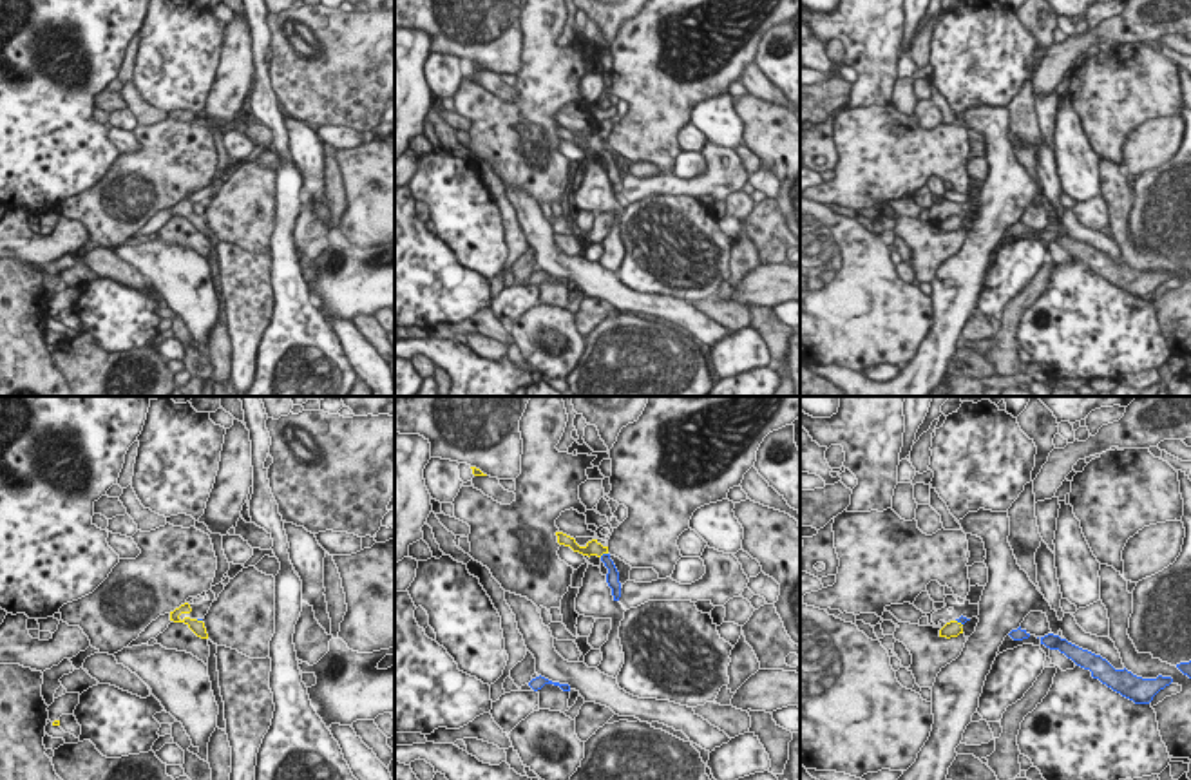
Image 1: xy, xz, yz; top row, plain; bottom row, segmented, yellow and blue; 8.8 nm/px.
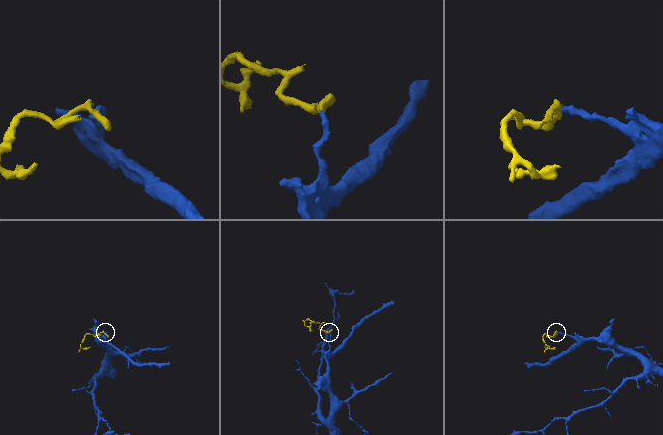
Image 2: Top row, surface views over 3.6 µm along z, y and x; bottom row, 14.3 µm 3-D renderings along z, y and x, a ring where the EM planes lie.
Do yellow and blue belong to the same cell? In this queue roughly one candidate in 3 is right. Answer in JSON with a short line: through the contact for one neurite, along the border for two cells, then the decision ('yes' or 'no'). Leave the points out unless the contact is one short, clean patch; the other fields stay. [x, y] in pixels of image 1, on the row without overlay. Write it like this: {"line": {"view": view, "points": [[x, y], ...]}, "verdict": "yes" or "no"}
{"line": {"view": "xz", "points": [[607, 147], [600, 151]]}, "verdict": "no"}

